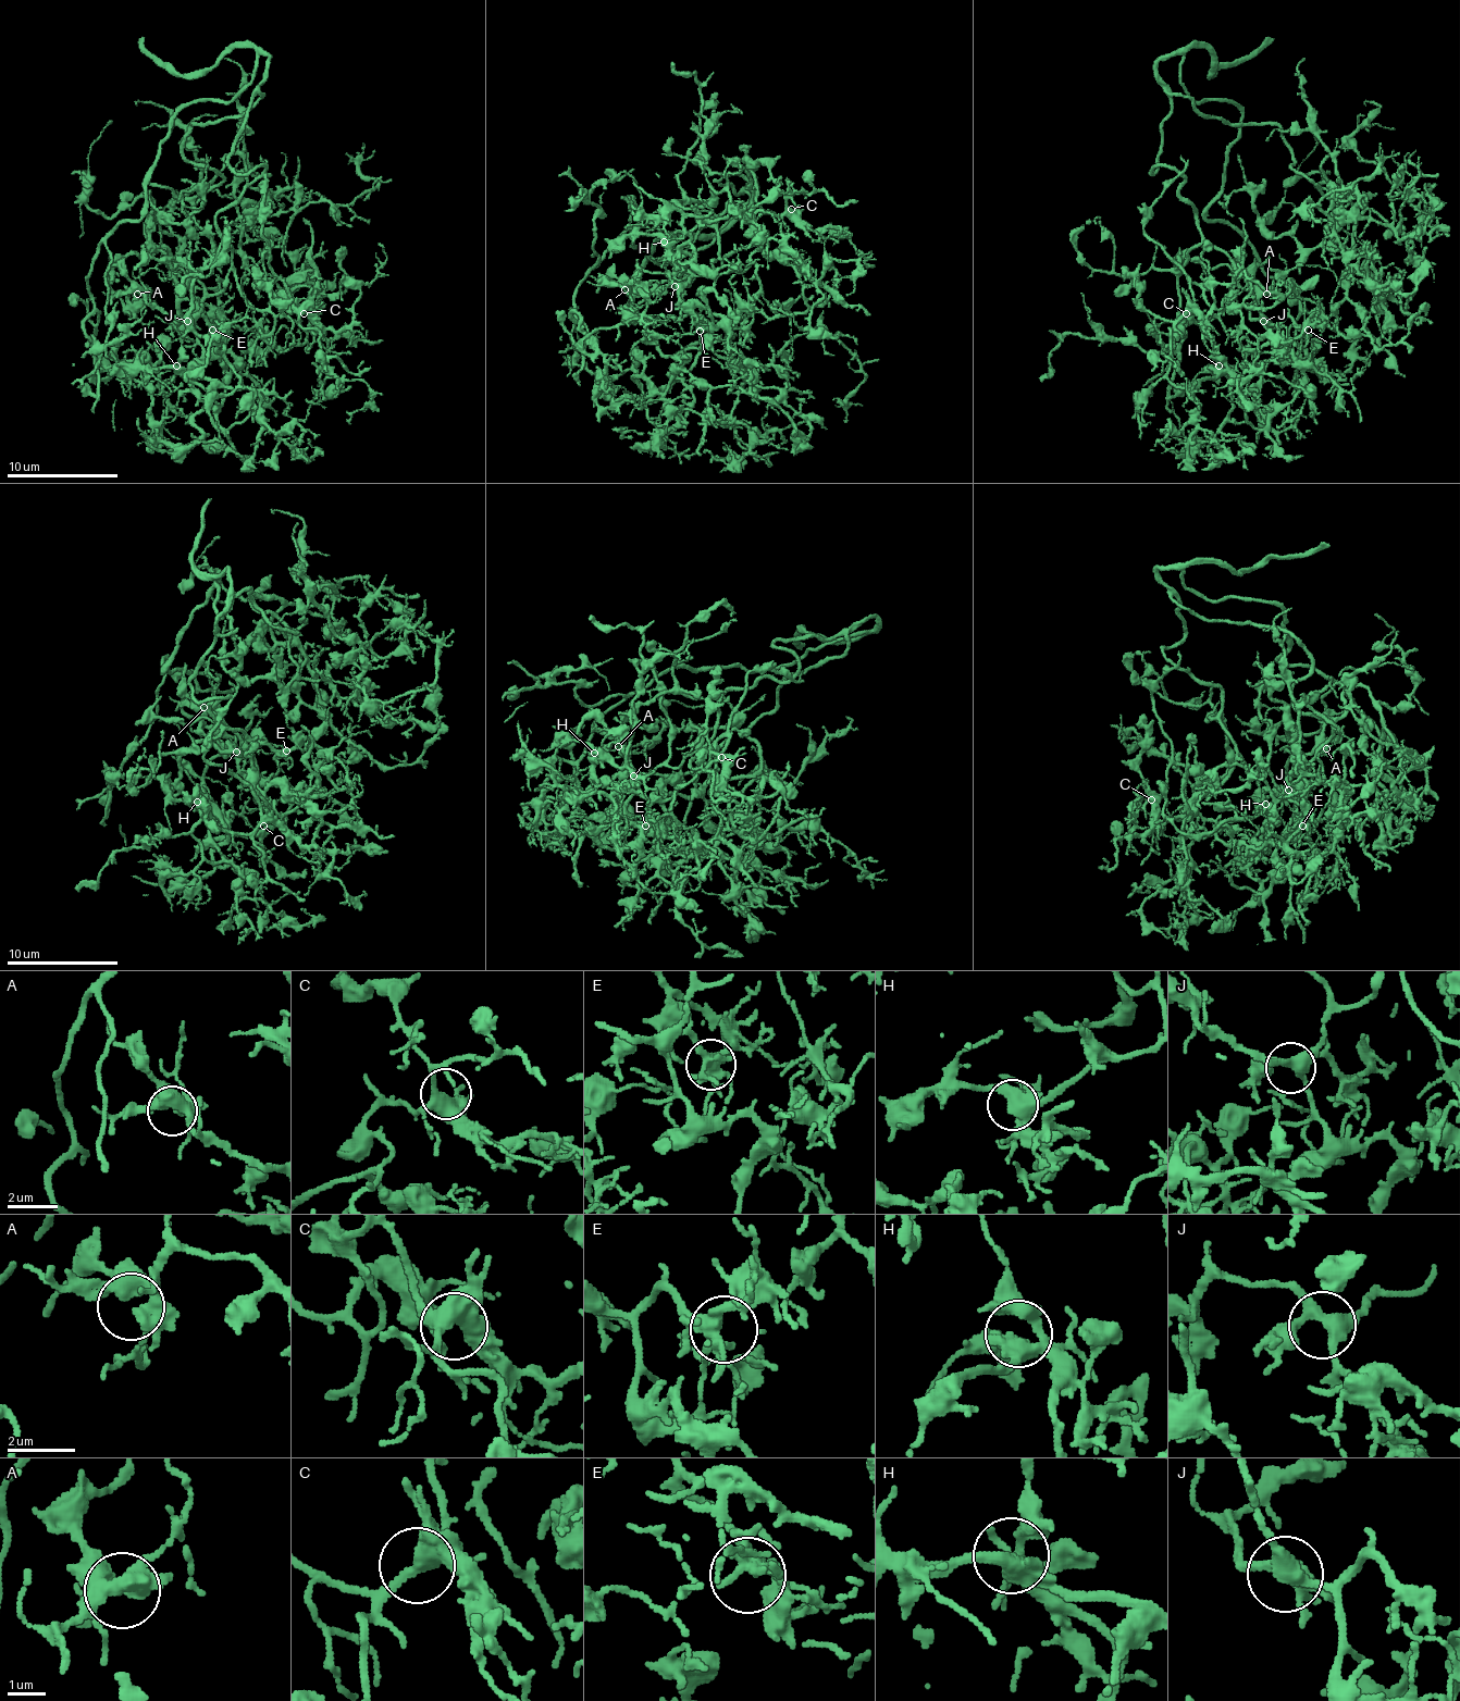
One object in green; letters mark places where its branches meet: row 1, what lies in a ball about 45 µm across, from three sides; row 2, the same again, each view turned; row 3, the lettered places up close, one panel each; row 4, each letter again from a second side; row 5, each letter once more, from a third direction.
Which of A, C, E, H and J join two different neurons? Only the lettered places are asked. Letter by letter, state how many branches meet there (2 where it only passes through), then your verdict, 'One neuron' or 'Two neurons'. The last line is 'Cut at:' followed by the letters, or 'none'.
A: Branches: 4. One neuron
C: Branches: 4. One neuron
E: Branches: 8. One neuron
H: Branches: 4. One neuron
J: Branches: 4. One neuron
Cut at: none

